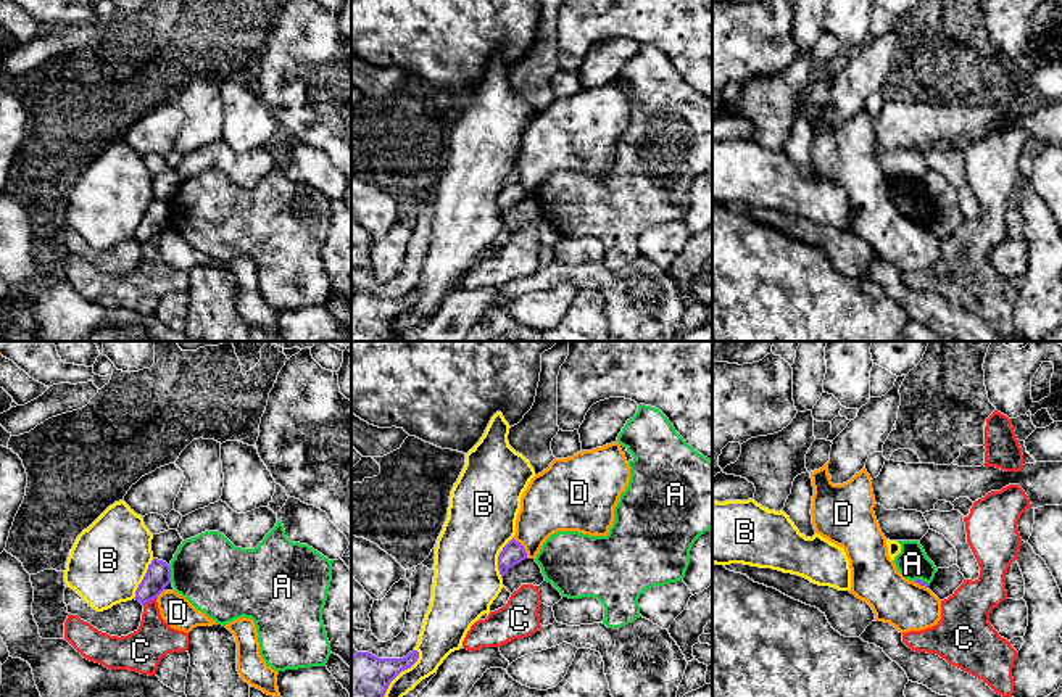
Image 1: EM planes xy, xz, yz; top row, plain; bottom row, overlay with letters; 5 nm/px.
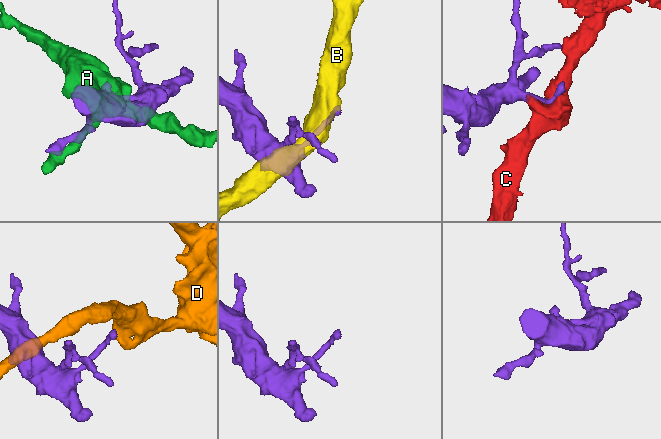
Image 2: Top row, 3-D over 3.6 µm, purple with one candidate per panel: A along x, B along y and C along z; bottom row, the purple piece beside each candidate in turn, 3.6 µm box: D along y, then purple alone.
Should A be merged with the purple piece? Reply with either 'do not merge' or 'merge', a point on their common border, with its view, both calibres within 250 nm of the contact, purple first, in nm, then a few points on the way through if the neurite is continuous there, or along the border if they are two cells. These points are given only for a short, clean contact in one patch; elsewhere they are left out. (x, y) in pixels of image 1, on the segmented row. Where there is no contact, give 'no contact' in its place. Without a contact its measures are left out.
do not merge; meets purple in xy at (170, 573); 130 nm thick on the purple side, 360 nm on the other; border along xy (168, 565), (171, 581)

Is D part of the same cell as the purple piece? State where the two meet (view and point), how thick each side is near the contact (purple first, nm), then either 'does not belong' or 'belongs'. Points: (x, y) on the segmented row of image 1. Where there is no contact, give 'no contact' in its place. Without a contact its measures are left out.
xz (522, 548) | 110/280 nm | does not belong

